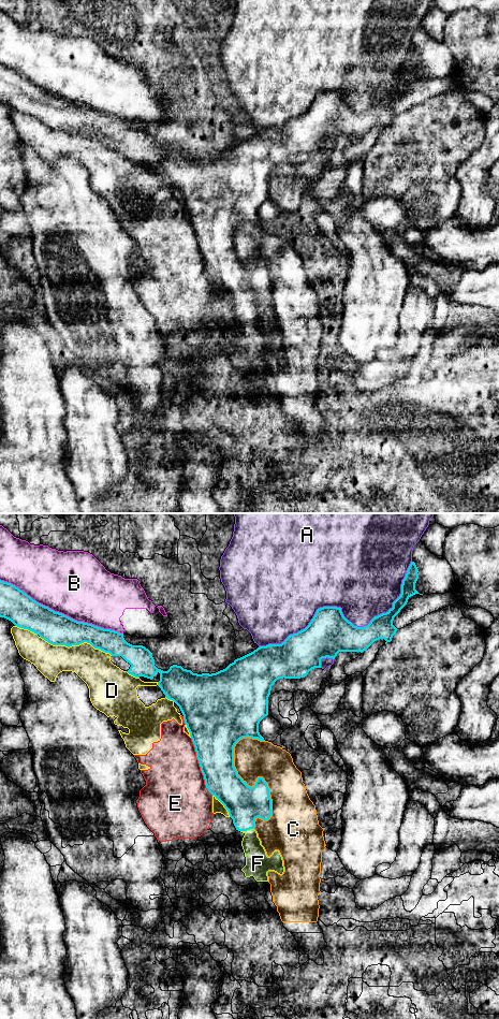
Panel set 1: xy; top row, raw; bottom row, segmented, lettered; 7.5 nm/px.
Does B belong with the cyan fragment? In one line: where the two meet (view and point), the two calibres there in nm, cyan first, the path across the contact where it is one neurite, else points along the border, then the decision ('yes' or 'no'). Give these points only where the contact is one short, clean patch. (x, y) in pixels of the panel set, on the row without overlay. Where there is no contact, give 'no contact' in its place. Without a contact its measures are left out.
contact xy (61, 98); calibres 240 and 480 nm; no

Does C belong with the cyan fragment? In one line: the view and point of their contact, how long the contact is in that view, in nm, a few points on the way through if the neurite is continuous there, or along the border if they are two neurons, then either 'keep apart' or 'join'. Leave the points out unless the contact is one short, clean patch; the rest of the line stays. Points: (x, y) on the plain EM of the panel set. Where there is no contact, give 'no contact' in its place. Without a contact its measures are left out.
xy (259, 262) | 700 nm | keep apart

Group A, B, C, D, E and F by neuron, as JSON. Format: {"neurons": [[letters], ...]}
{"neurons": [["A"], ["B"], ["C"], ["D", "E"], ["F"]]}

